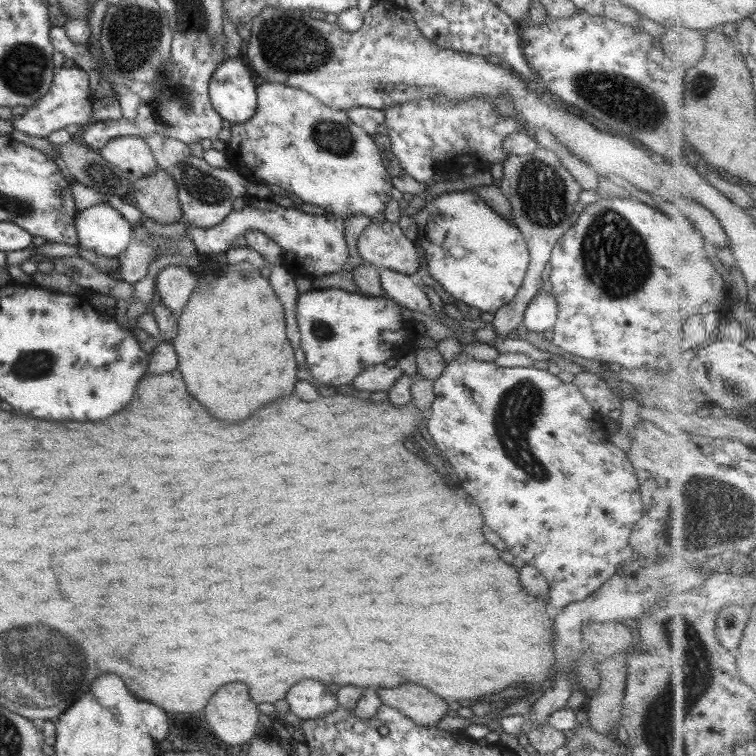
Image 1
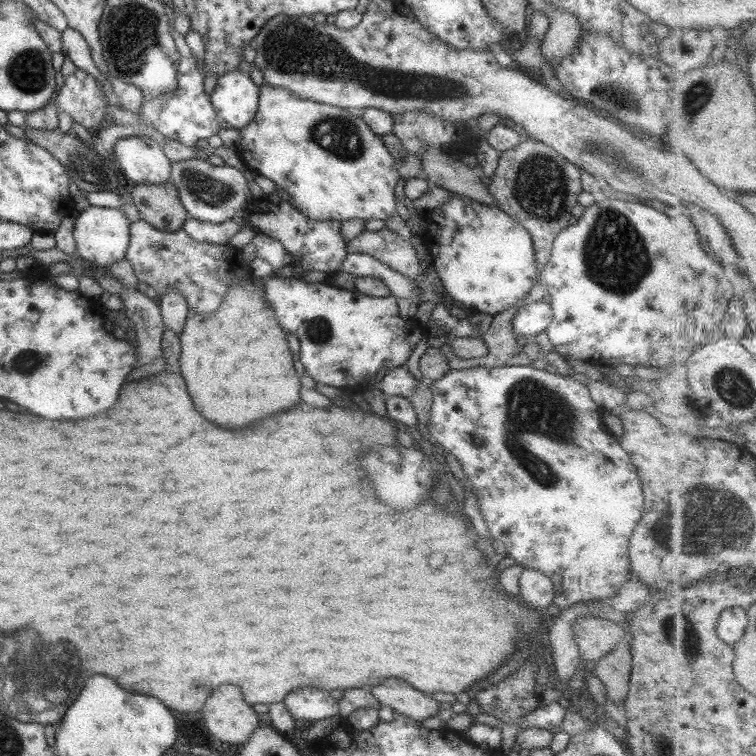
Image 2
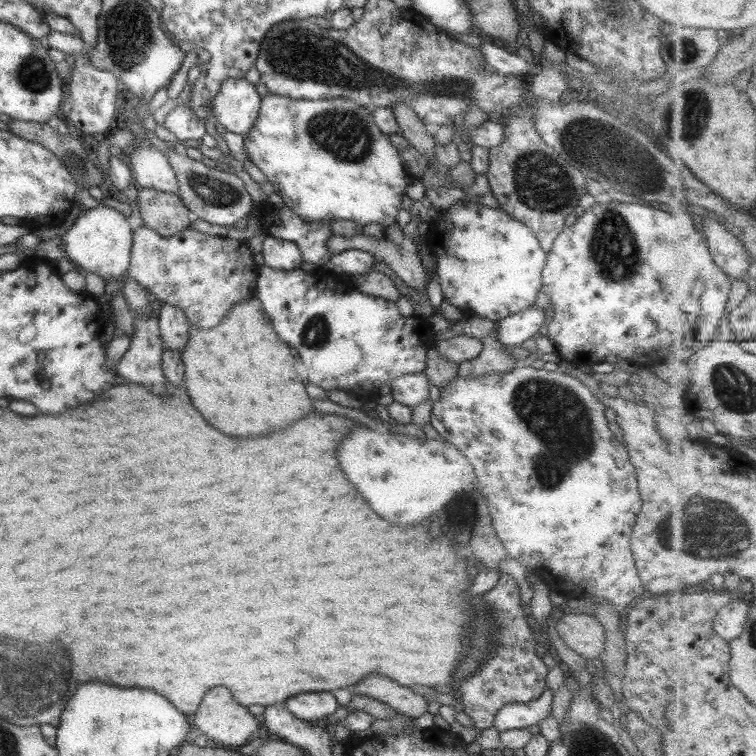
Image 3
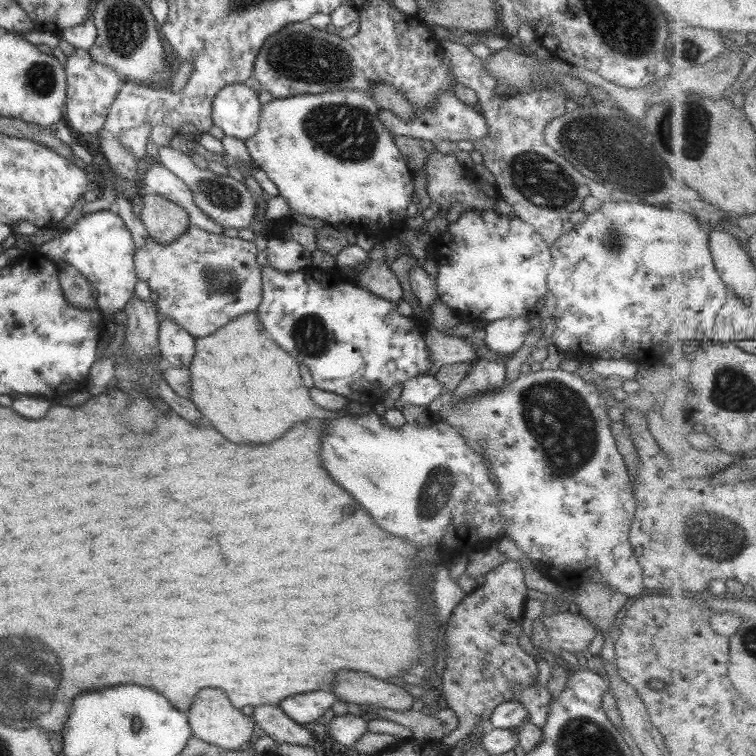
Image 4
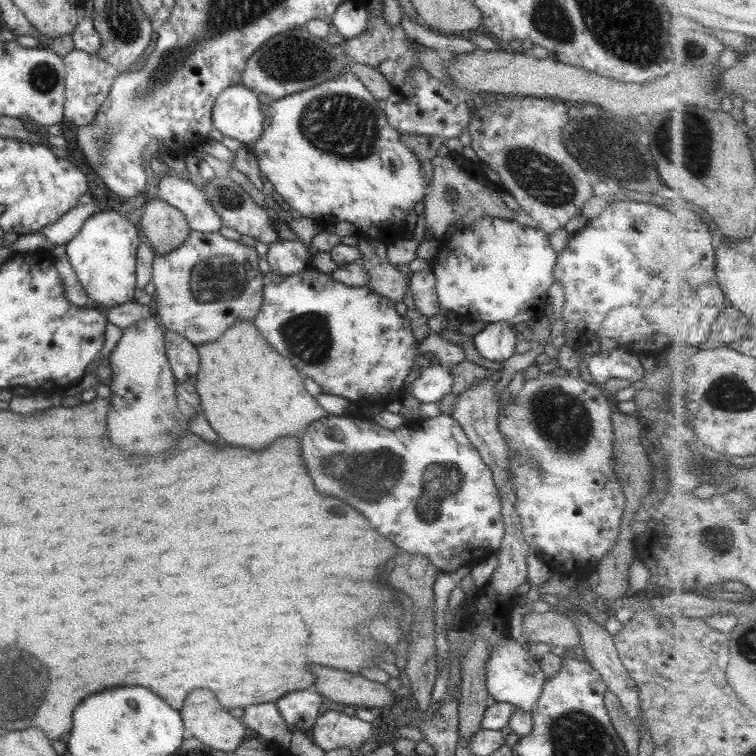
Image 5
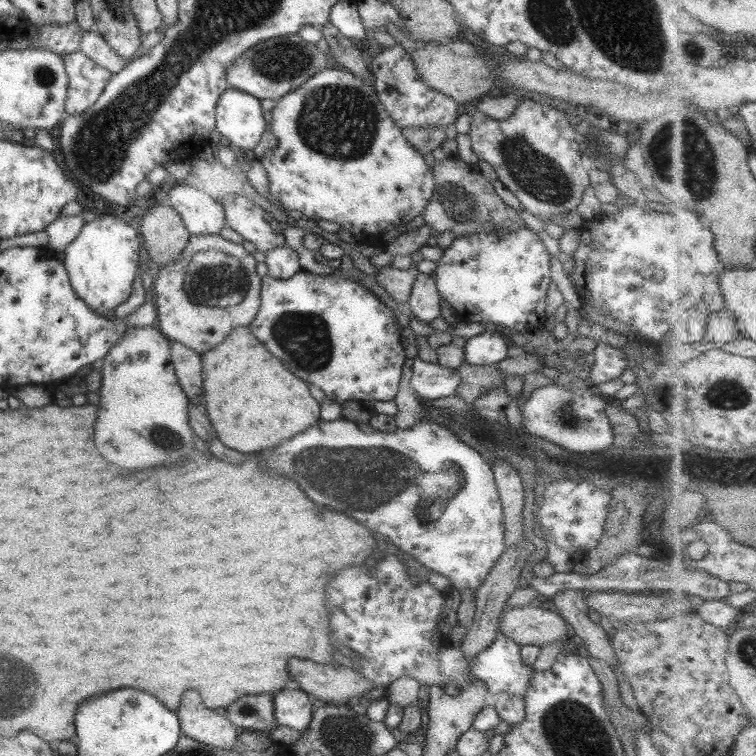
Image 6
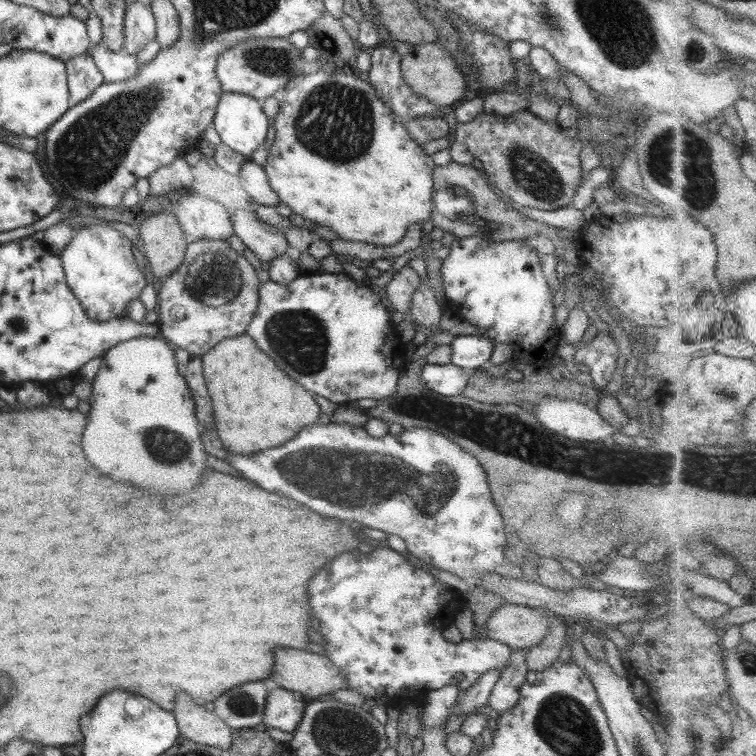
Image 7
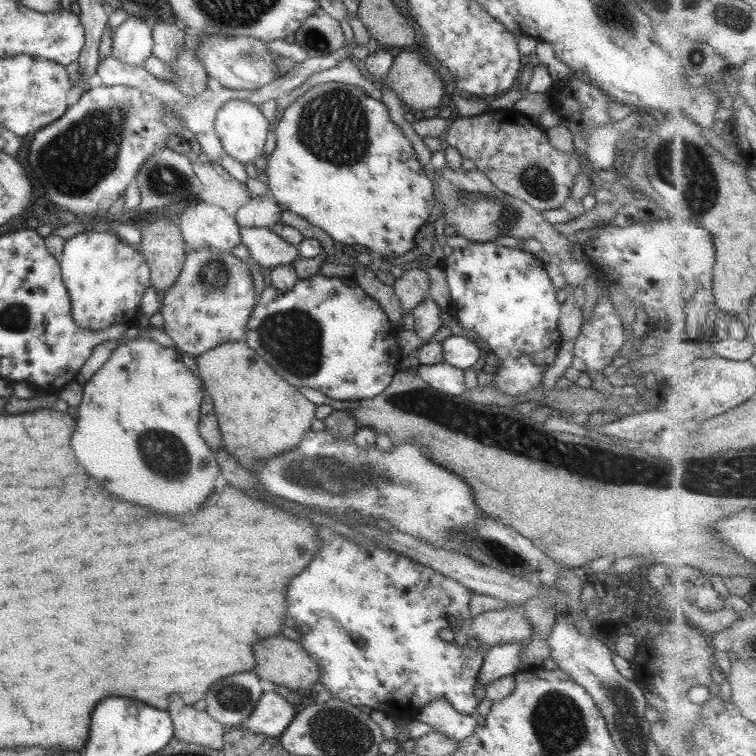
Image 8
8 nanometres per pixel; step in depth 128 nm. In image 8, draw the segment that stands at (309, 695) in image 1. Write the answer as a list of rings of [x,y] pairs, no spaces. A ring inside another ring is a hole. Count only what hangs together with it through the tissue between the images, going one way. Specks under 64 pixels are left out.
[[[266,686],[250,715],[239,721],[235,727],[240,727],[253,734],[278,737],[292,721],[297,710],[296,706],[291,705]]]

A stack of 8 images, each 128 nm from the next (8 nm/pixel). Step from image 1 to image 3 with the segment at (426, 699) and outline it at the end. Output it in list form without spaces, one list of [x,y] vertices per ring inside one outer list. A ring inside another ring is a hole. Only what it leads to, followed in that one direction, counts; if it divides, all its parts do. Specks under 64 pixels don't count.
[[[369,674],[369,676],[361,678],[349,689],[351,693],[374,698],[390,706],[395,713],[413,719],[425,714],[428,704],[421,695],[413,693],[411,689],[399,686],[385,676],[375,676],[375,674]]]

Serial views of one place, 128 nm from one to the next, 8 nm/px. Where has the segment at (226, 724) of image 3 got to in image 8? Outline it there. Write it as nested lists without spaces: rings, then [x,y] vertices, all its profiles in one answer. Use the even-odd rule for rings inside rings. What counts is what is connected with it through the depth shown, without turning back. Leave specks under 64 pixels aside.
[[[171,693],[165,702],[172,722],[173,738],[201,744],[213,750],[219,750],[223,746],[222,736],[226,726],[219,724],[205,711],[197,711],[191,705],[183,704],[176,694]]]

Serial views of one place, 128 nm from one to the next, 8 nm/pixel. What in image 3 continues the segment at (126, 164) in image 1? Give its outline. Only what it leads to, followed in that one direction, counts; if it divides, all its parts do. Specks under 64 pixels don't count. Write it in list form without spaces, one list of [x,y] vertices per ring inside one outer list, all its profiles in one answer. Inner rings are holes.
[[[137,142],[133,150],[126,152],[126,155],[130,159],[129,166],[138,187],[178,195],[178,184],[173,169],[165,155],[159,153],[153,144],[145,147],[139,146]]]

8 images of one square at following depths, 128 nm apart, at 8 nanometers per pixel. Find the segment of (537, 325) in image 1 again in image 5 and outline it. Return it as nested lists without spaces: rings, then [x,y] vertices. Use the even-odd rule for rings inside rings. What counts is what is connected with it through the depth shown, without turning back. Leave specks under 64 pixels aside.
[[[497,322],[489,323],[481,329],[473,336],[472,343],[481,358],[501,364],[515,354],[515,343],[519,339],[519,335],[515,335],[513,325]]]

